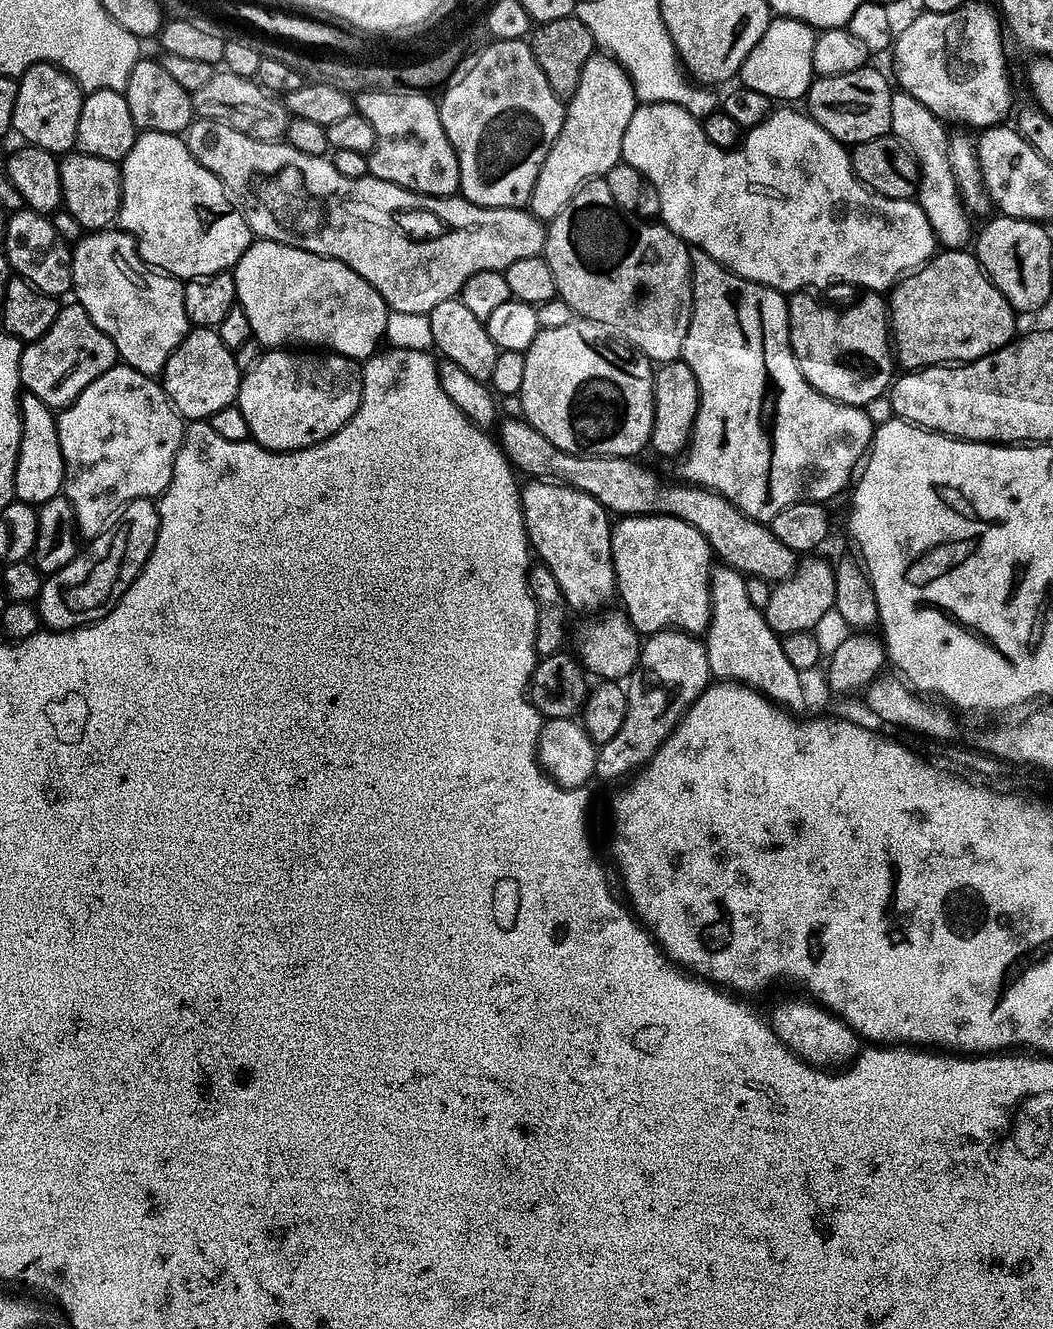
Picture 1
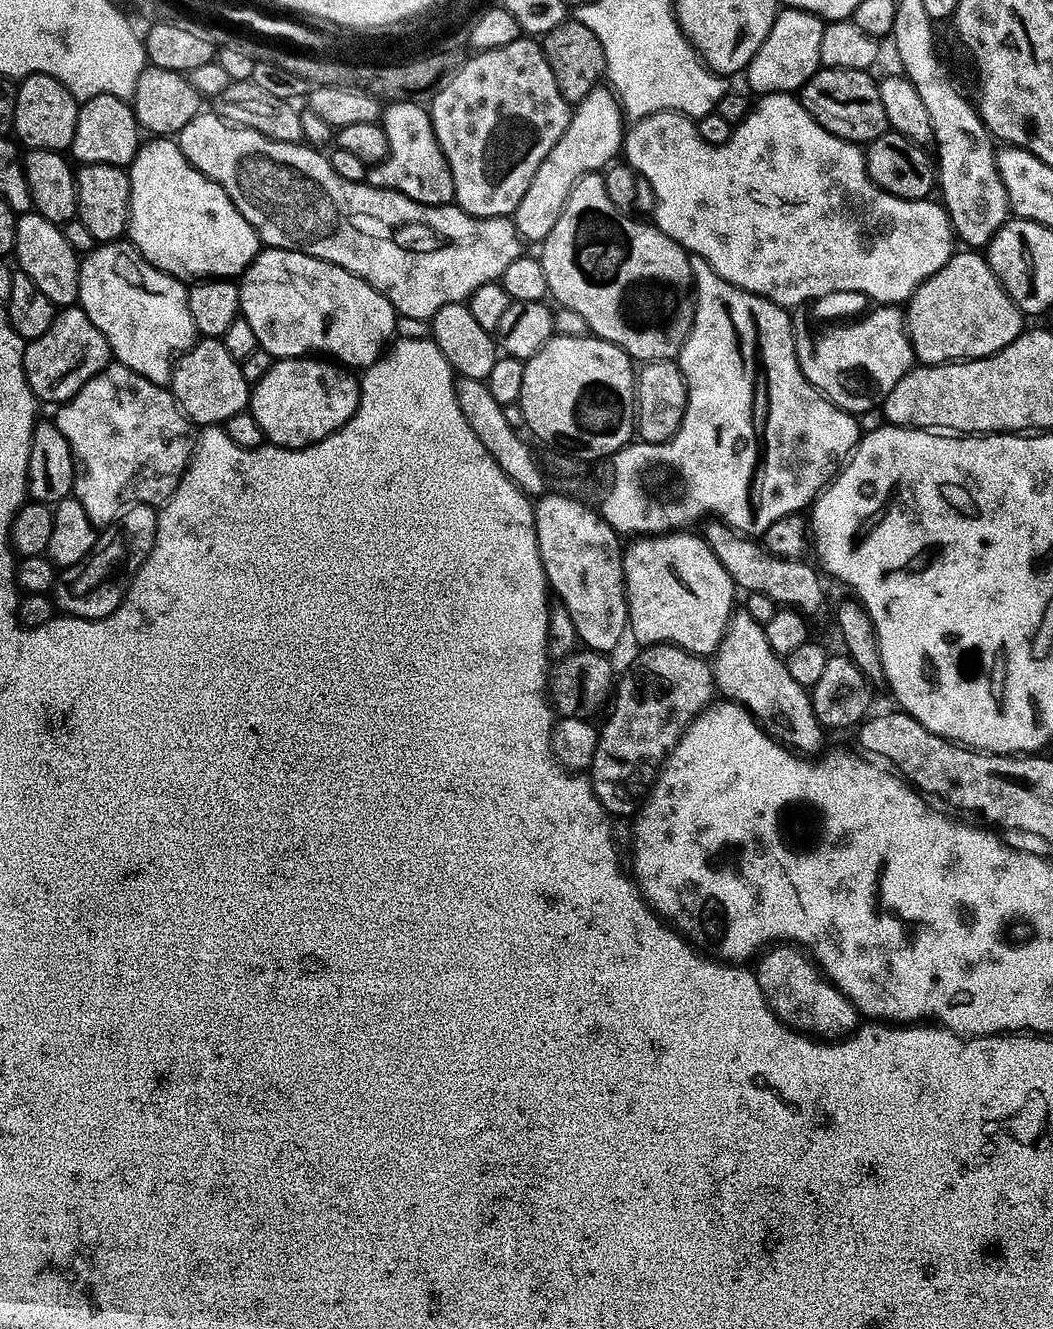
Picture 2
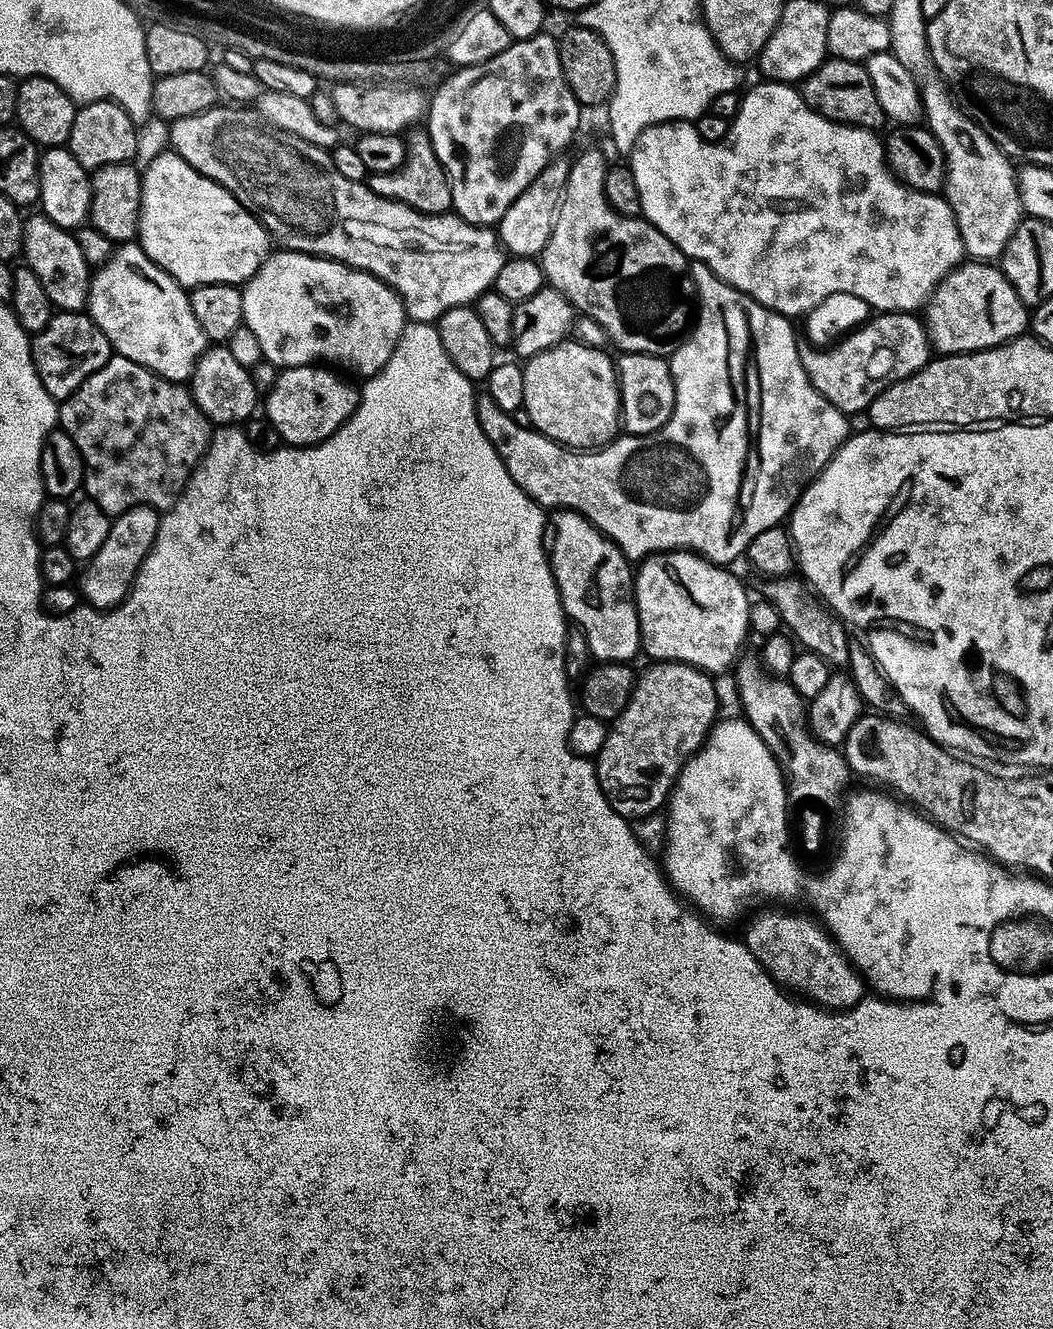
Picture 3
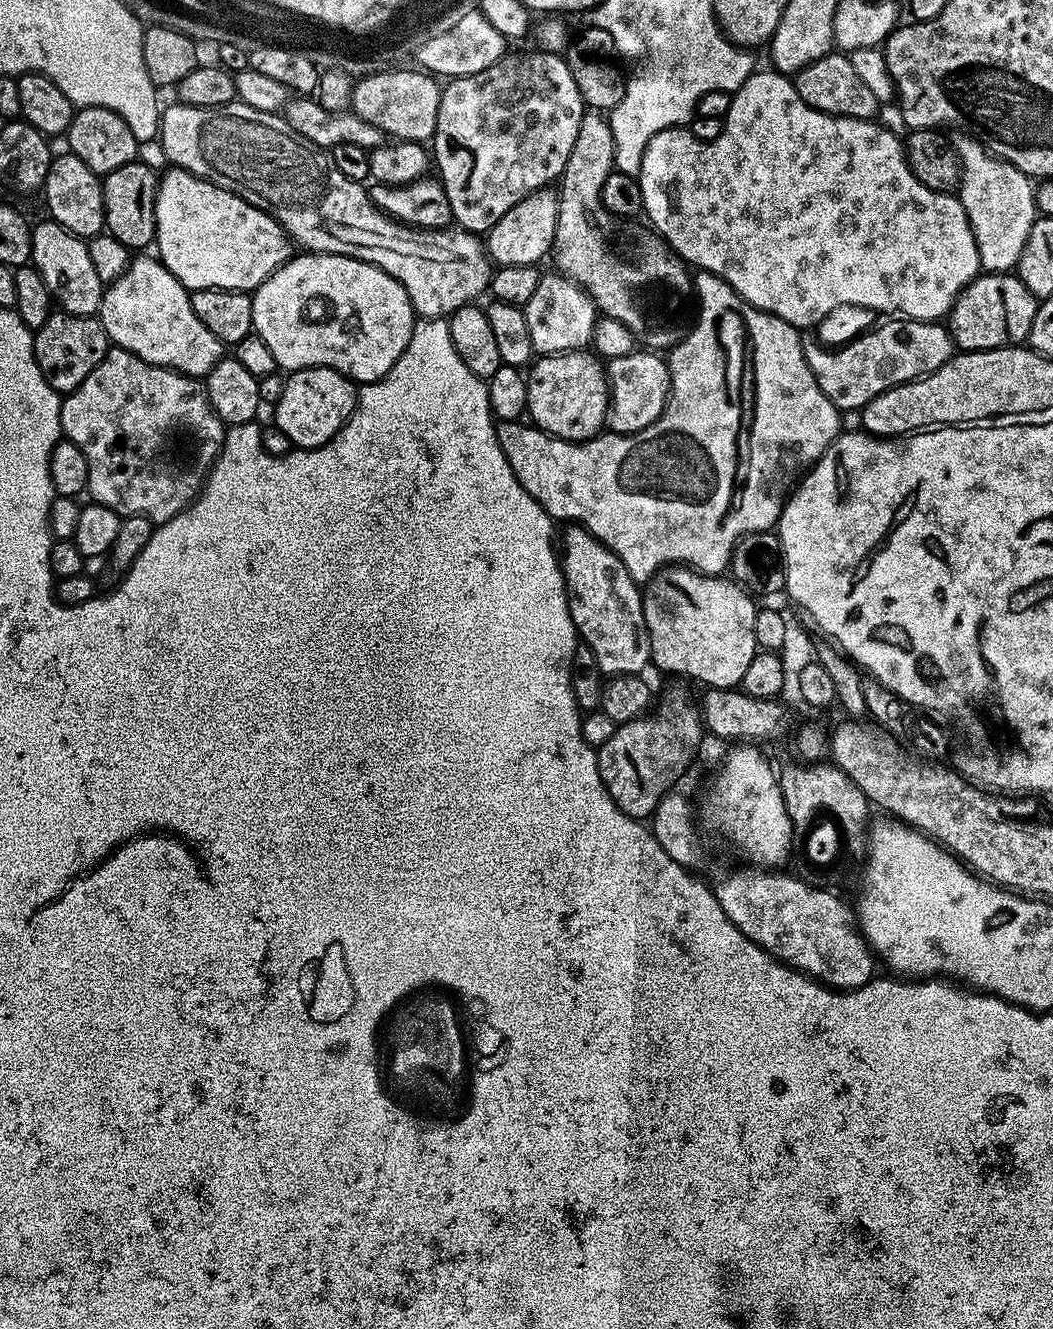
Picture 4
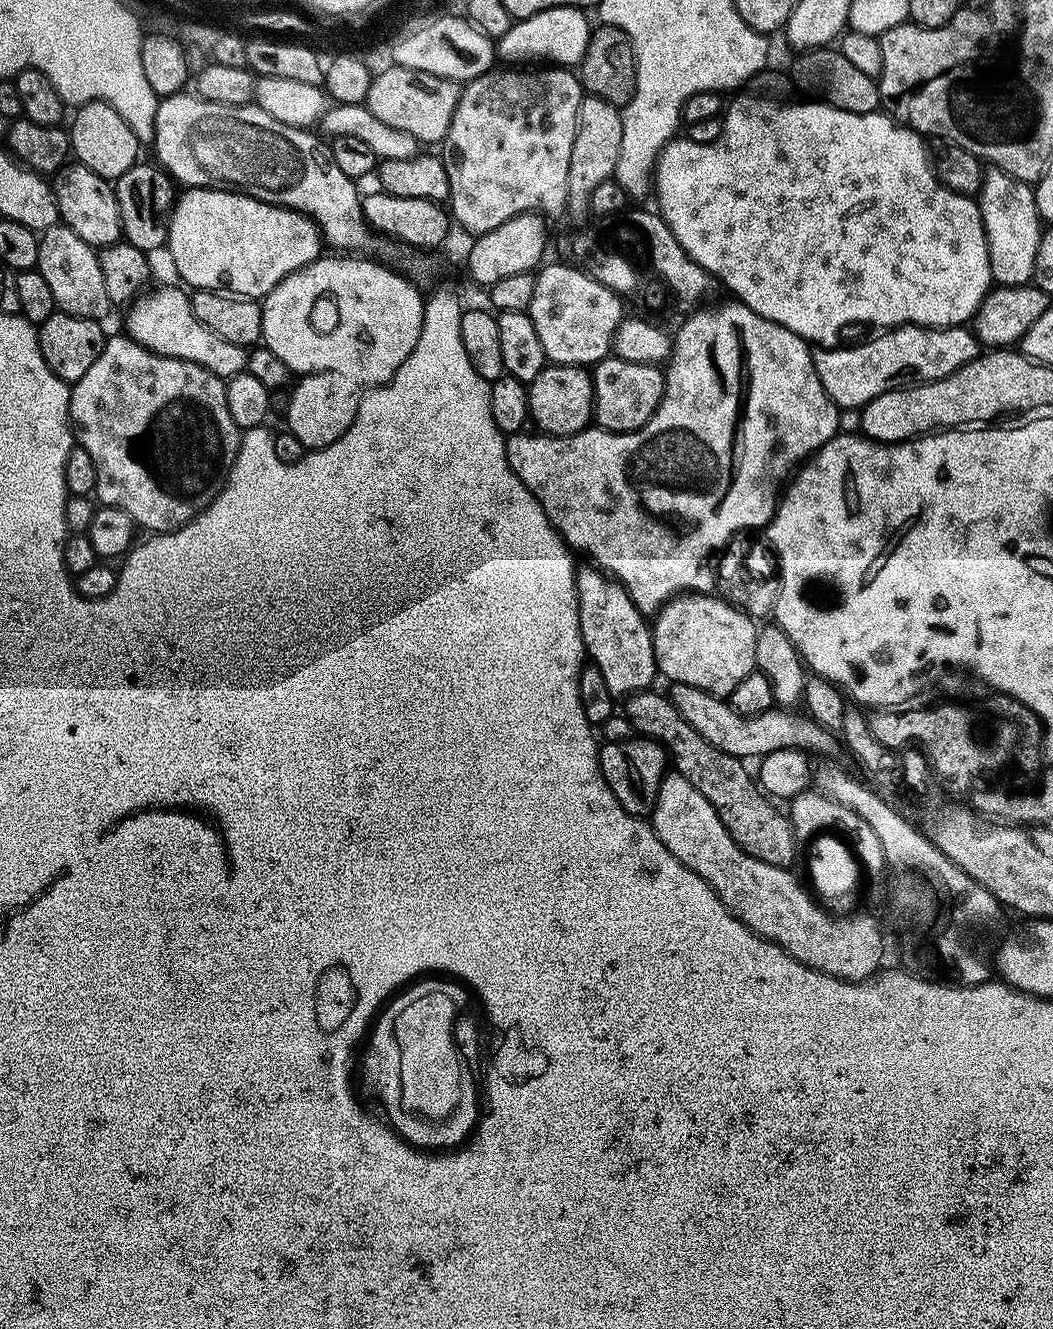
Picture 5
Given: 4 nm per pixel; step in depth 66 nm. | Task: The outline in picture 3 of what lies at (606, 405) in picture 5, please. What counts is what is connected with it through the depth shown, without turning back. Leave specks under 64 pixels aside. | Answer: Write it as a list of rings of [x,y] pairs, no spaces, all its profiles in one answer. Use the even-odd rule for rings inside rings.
[[[629,352],[619,357],[618,375],[623,431],[629,436],[649,436],[662,430],[676,409],[676,383],[671,363],[663,356]]]

